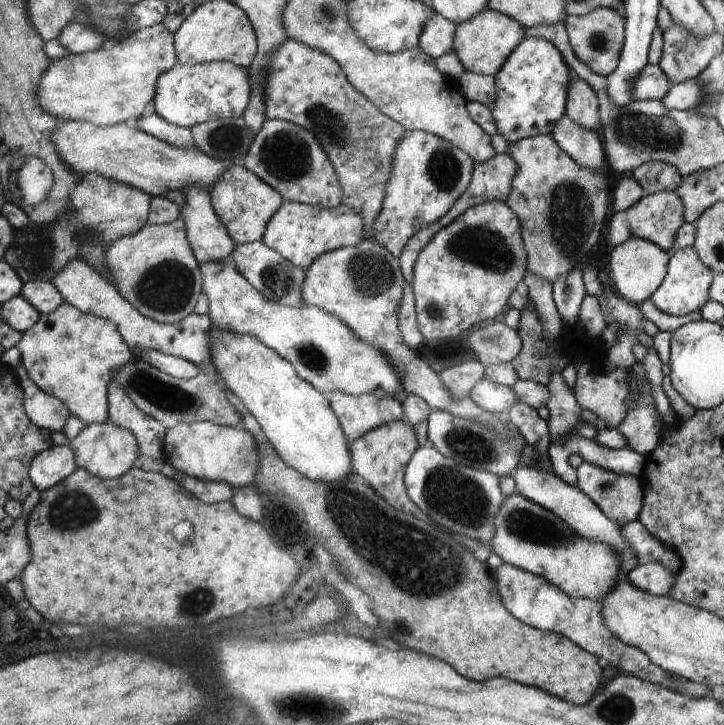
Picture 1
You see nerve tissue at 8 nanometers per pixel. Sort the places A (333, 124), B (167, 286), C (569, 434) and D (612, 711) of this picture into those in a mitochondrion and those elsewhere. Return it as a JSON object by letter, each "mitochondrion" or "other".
{"A":"mitochondrion","B":"mitochondrion","C":"other","D":"mitochondrion"}

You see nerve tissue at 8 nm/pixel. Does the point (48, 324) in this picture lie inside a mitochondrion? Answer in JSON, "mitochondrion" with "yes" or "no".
{"mitochondrion":"no"}

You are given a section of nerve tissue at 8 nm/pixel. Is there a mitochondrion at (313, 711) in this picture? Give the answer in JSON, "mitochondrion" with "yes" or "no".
{"mitochondrion":"yes"}

